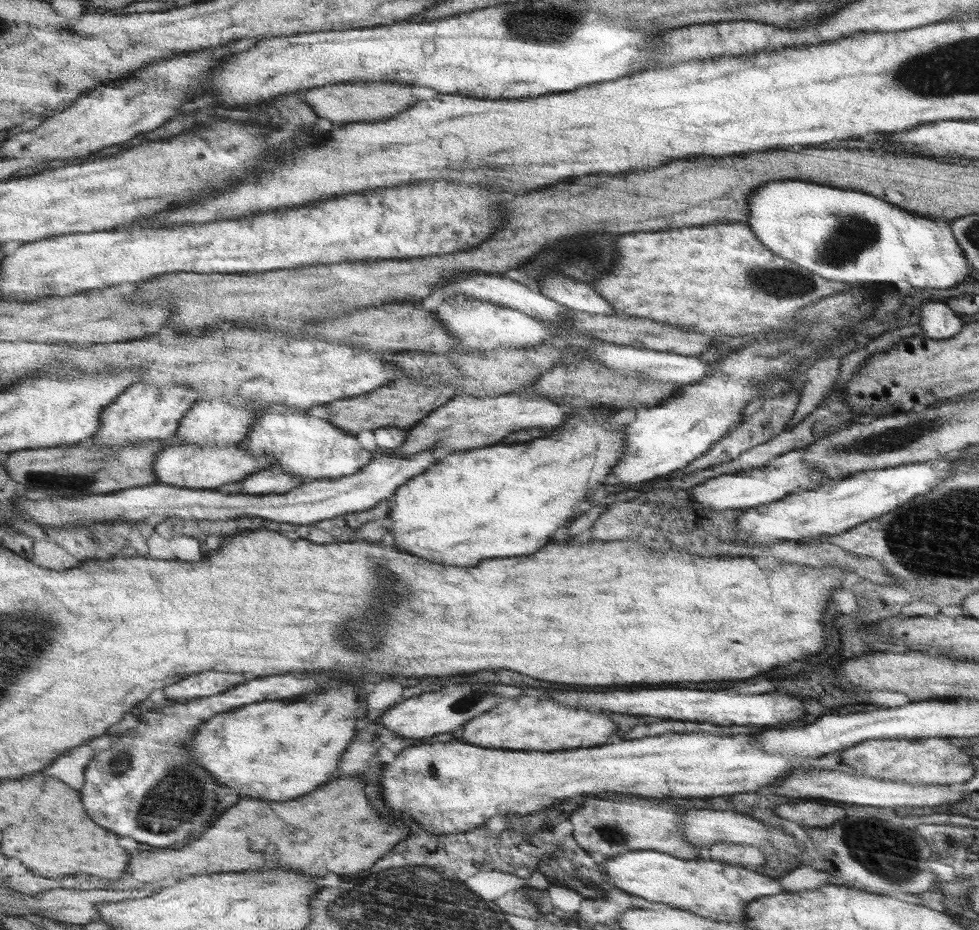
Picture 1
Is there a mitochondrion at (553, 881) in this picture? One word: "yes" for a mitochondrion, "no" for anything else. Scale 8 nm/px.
no

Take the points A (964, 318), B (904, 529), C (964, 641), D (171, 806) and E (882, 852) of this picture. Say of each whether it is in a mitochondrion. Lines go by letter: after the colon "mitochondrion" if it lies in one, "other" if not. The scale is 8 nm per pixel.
A: other
B: mitochondrion
C: other
D: mitochondrion
E: mitochondrion

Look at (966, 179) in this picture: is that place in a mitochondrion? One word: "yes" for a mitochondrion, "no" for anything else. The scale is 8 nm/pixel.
no

